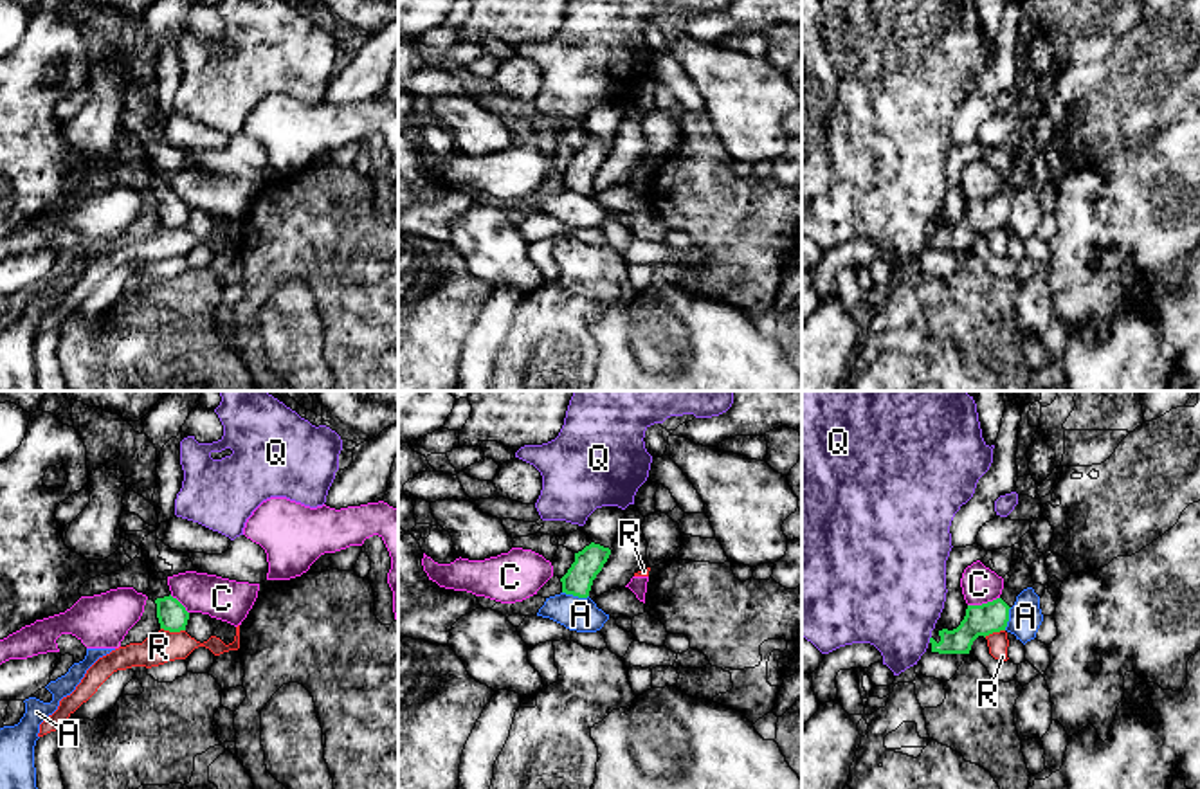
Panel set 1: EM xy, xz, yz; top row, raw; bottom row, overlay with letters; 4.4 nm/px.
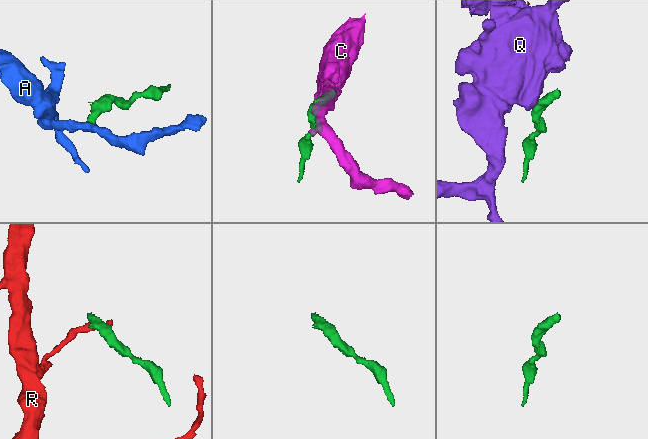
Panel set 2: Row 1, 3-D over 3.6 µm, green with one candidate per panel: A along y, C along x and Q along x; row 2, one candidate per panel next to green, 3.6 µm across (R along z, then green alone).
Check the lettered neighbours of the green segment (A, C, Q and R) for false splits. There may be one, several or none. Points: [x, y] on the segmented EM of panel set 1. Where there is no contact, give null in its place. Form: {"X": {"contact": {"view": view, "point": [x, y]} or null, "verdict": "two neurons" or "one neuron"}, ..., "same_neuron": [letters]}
{"A": {"contact": {"view": "xz", "point": [575, 595]}, "verdict": "two neurons"}, "C": {"contact": {"view": "yz", "point": [982, 604]}, "verdict": "two neurons"}, "Q": {"contact": {"view": "yz", "point": [930, 640]}, "verdict": "two neurons"}, "R": {"contact": {"view": "xy", "point": [173, 631]}, "verdict": "two neurons"}, "same_neuron": []}

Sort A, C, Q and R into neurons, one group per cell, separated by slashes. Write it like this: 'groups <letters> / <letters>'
groups A / C / Q / R

